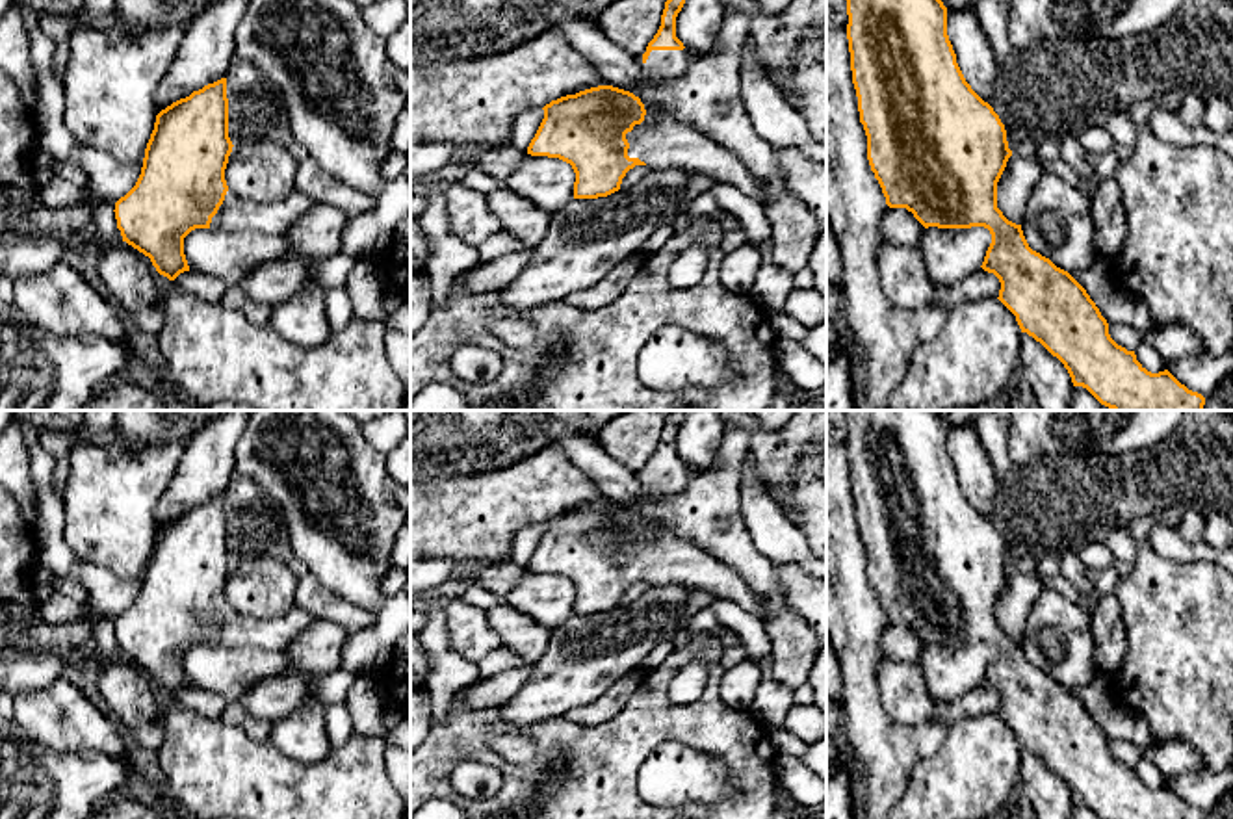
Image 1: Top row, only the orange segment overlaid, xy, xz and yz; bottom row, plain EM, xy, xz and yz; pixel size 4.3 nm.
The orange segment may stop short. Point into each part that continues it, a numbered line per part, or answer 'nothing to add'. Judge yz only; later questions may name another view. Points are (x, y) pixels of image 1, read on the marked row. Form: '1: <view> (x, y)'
nothing to add

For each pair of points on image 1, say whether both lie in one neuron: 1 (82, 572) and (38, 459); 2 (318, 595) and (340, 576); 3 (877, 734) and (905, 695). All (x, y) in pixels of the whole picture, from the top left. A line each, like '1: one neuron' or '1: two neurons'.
1: one neuron
2: two neurons
3: two neurons

